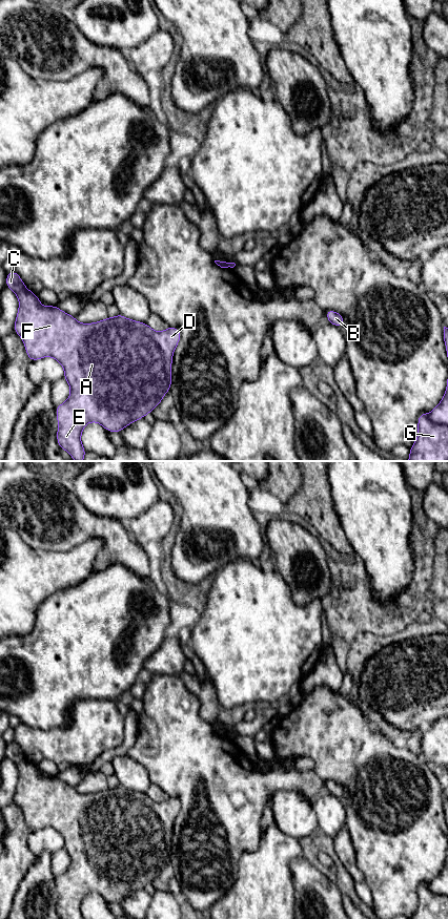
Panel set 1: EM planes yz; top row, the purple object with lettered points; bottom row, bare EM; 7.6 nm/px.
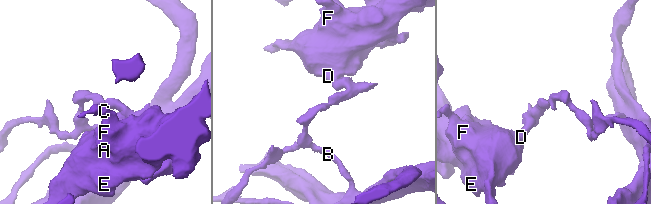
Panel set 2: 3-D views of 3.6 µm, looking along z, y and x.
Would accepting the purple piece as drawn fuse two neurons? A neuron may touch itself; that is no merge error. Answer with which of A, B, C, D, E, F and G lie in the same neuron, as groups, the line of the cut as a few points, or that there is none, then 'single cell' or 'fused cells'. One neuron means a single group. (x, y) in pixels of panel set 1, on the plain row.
A C D E F / B G; cut in yz along (227, 733), (229, 736); fused cells

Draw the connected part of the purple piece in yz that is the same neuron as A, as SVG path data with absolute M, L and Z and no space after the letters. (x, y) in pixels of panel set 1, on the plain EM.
M15 740L6 745L5 756L19 770L14 802L21 808L29 831L53 828L64 839L63 849L68 853L70 864L65 873L56 877L57 914L60 919L84 919L81 905L89 893L98 893L107 902L121 903L125 897L151 883L170 861L172 826L181 810L179 798L168 797L164 801L157 802L146 793L126 789L121 784L97 793L81 794L75 787L54 775L43 777L37 765L25 757Z

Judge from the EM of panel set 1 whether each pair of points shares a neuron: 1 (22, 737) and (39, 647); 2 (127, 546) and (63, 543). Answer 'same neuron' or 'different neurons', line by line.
1: different neurons
2: same neuron

